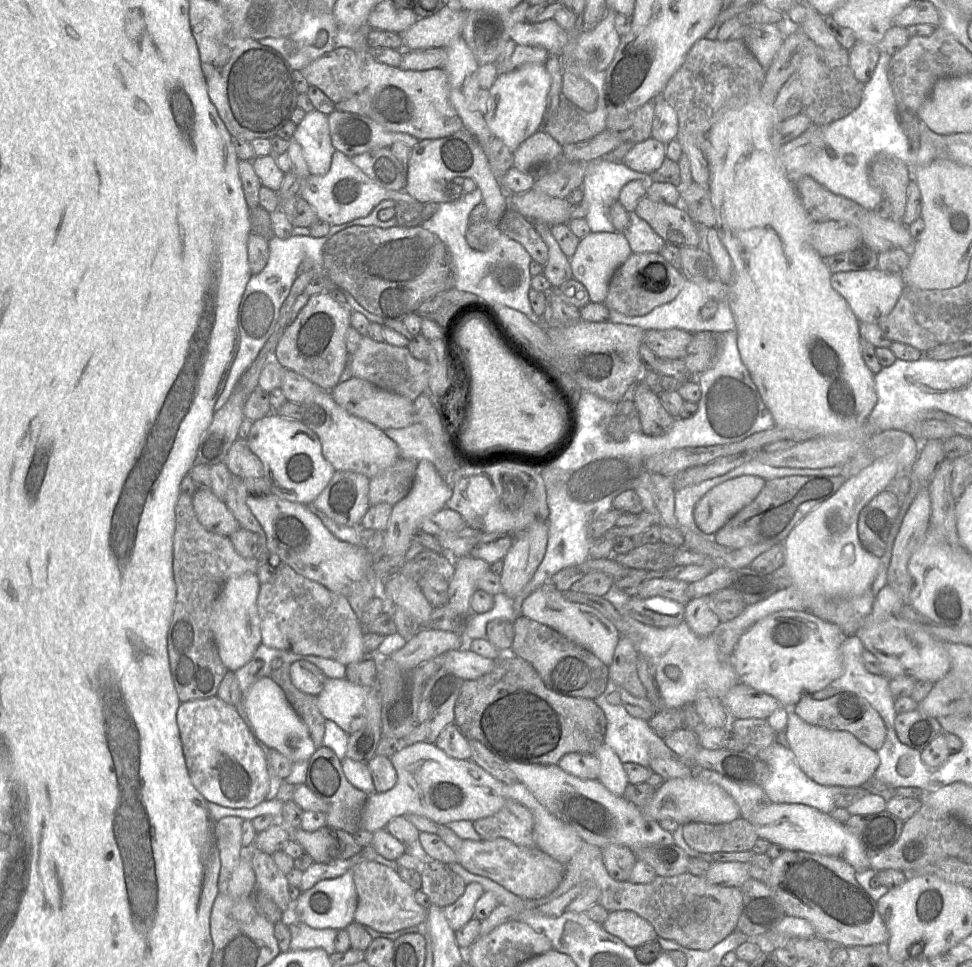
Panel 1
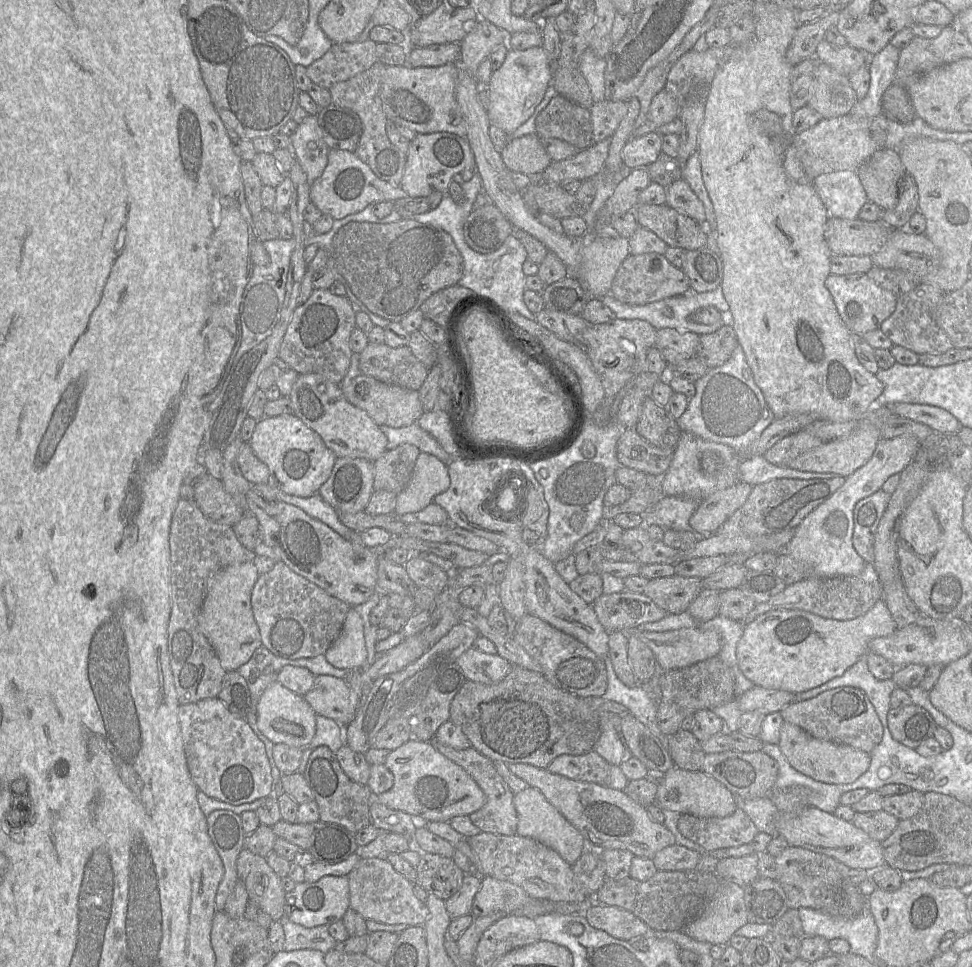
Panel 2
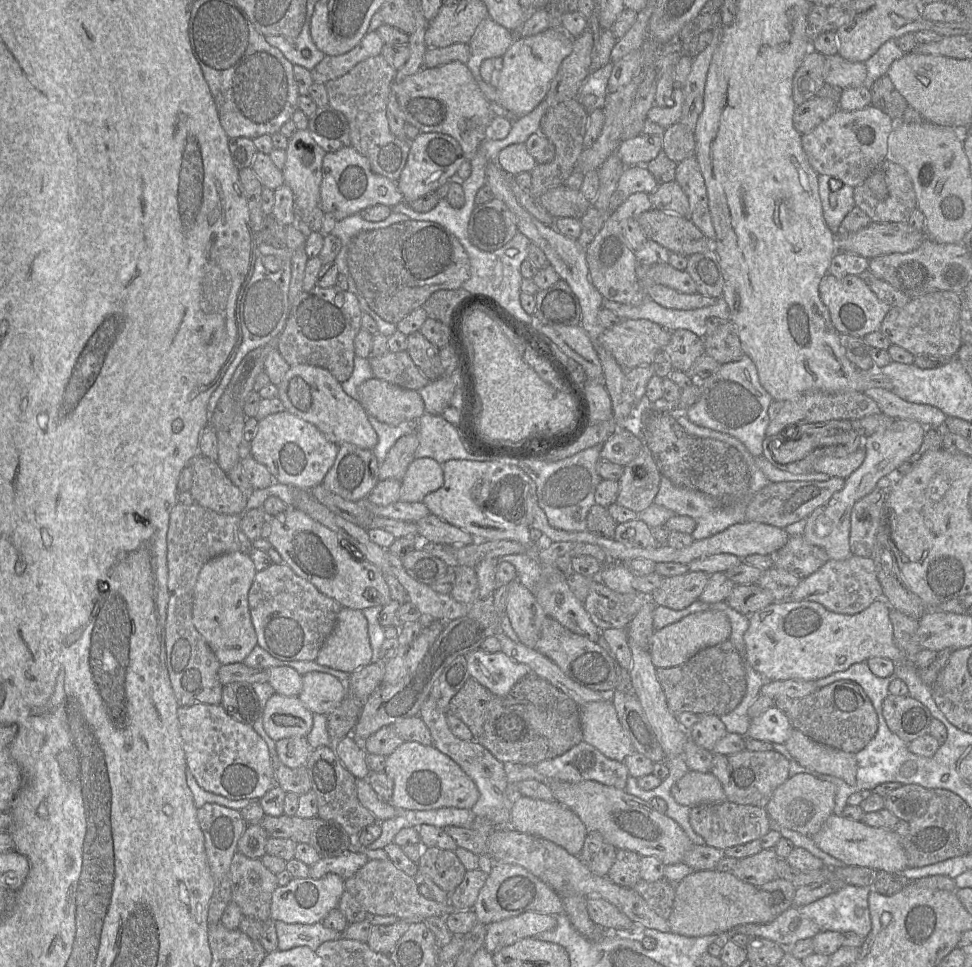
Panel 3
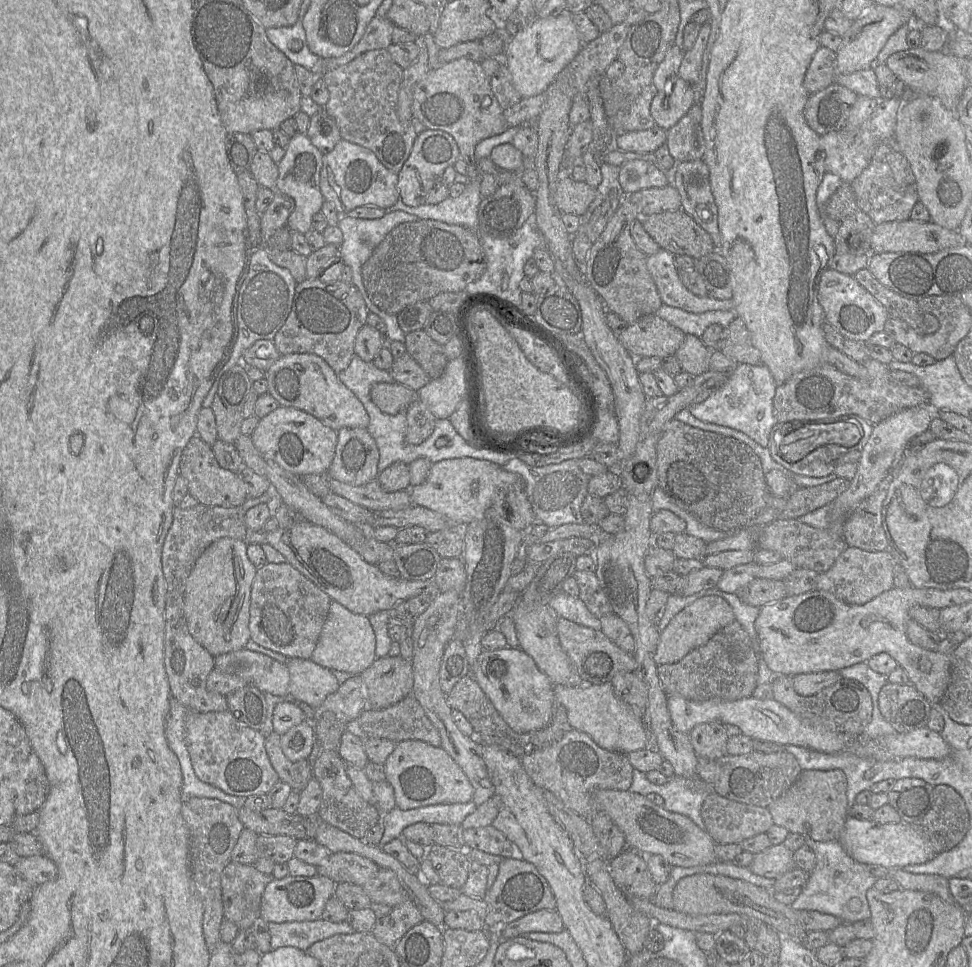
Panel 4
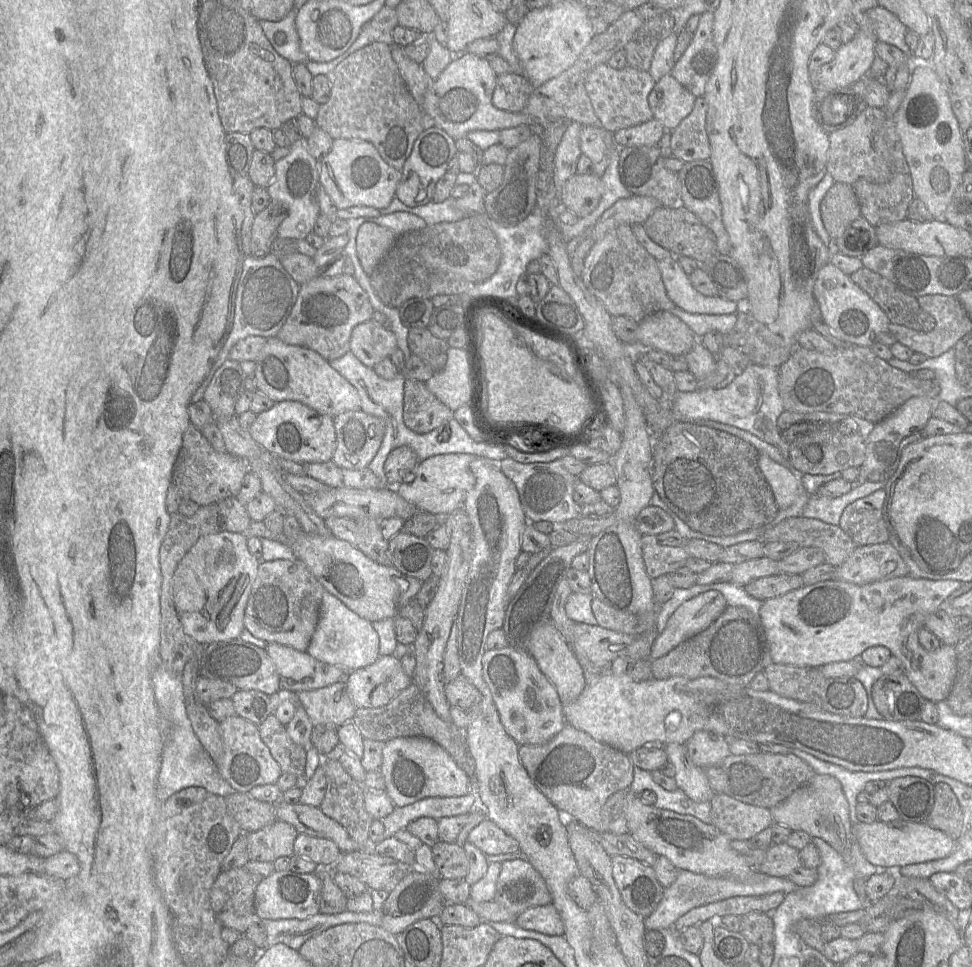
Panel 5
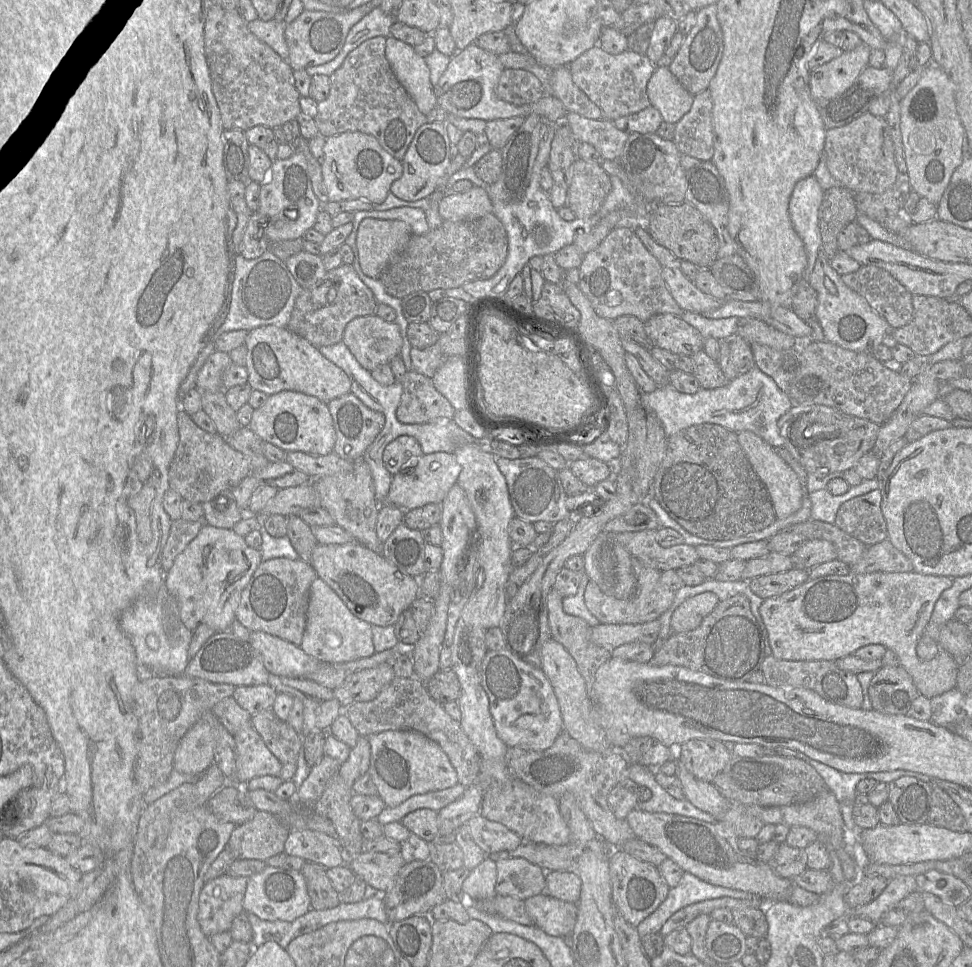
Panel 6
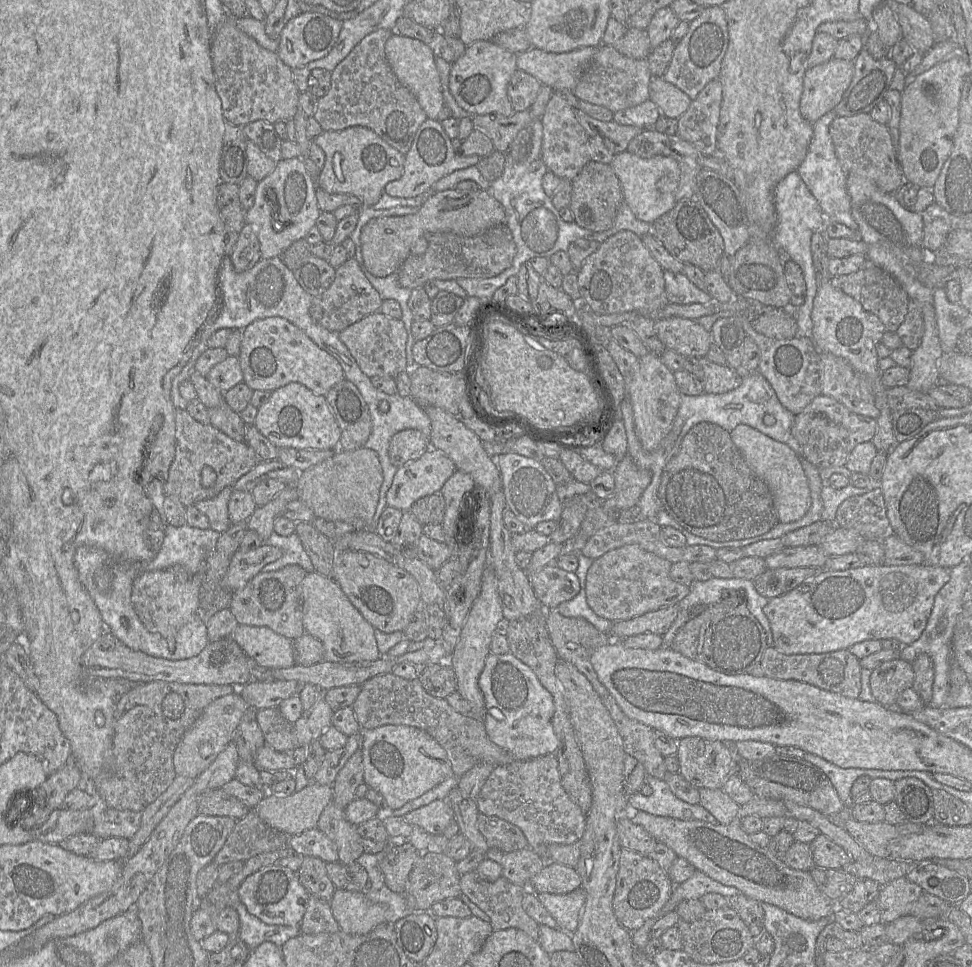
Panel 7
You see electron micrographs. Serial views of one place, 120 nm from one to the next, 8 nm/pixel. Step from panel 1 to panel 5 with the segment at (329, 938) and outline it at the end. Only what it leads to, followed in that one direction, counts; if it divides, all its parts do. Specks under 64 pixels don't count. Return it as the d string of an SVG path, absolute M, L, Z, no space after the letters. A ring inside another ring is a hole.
M345 910L339 914L317 913L305 919L262 920L262 922L266 930L266 949L281 943L298 951L306 940L337 925L365 922L381 926L382 910L359 913Z

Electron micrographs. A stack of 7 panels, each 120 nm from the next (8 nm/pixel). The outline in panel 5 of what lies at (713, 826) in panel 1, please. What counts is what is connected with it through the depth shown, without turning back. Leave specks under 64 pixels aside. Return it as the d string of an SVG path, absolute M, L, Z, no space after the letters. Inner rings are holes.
M715 793L711 801L711 824L731 840L749 840L774 824L768 808L743 803L724 793Z

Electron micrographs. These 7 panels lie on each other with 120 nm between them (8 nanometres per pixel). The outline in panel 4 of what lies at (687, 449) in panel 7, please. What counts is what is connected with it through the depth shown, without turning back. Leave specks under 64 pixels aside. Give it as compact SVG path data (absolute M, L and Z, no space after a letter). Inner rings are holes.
M673 418L663 427L656 454L658 487L706 527L724 532L737 531L749 525L768 503L770 492L759 457L750 446L735 438L695 428Z

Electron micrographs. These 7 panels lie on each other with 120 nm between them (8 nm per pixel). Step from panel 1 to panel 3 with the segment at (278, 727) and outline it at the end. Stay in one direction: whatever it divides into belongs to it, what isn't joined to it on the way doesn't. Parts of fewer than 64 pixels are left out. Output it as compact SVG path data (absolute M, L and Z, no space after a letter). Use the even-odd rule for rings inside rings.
M272 695L263 711L263 726L274 740L307 737L313 726L313 713L295 696Z

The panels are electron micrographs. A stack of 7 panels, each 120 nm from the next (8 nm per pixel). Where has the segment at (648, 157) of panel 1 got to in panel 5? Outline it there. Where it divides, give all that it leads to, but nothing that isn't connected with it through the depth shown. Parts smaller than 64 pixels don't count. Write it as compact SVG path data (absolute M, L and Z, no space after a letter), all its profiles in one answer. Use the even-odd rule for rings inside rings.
M653 118L642 124L614 132L614 141L620 148L632 146L655 146L665 132L663 124Z

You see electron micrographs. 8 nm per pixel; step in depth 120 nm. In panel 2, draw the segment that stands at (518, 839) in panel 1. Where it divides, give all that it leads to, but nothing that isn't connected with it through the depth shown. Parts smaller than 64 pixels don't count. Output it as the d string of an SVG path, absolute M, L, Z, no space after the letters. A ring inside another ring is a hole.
M435 736L428 742L431 742L441 754L466 770L483 790L486 802L481 809L469 815L472 823L482 832L509 836L515 835L518 825L518 815L513 803L514 793L498 774L493 762L472 747L457 750L440 743Z

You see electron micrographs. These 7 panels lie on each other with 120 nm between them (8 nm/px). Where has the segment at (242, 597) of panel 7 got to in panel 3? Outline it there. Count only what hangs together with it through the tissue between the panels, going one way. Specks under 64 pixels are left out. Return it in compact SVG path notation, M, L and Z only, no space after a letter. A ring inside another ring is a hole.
M285 563L272 564L257 571L248 593L249 611L258 645L280 660L315 661L326 639L334 630L342 606L297 575Z

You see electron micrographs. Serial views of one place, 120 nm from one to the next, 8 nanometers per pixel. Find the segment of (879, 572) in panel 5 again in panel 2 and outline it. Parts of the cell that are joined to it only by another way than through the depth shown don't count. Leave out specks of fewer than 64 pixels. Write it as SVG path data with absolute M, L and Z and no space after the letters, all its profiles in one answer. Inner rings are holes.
M866 562L864 569L858 575L807 578L788 585L768 601L756 604L753 610L739 622L748 625L758 616L776 609L798 609L824 618L848 620L867 612L881 598L883 598L883 585L874 564Z

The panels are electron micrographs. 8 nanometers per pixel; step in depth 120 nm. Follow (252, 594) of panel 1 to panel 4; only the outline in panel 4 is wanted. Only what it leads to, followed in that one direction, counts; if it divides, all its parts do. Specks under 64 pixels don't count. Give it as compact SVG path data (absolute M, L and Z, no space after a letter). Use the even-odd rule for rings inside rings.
M229 537L214 541L196 560L186 581L183 611L187 628L192 637L214 657L245 648L251 639L249 630L251 588L258 568L248 558L247 546L244 540Z

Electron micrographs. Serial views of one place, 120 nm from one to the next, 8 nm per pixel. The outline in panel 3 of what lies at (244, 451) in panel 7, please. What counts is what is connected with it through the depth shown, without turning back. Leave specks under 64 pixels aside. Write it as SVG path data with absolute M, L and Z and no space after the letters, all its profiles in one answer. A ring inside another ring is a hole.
M198 454L191 460L188 467L192 470L190 492L198 505L227 515L242 515L246 511L248 497L232 483L216 461Z

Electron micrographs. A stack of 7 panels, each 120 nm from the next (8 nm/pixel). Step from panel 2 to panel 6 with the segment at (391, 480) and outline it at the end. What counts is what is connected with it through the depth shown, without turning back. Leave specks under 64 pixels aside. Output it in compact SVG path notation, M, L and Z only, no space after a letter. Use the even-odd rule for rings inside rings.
M414 370L402 378L403 392L396 411L397 419L404 424L425 424L437 418L453 419L456 410L437 391L431 378Z

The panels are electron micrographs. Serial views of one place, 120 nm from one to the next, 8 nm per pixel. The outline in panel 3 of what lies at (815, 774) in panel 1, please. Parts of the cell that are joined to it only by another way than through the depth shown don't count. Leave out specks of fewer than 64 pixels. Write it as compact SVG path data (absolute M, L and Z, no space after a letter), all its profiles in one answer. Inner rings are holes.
M796 729L784 745L800 765L840 778L849 785L856 784L858 764L855 753L818 743Z

